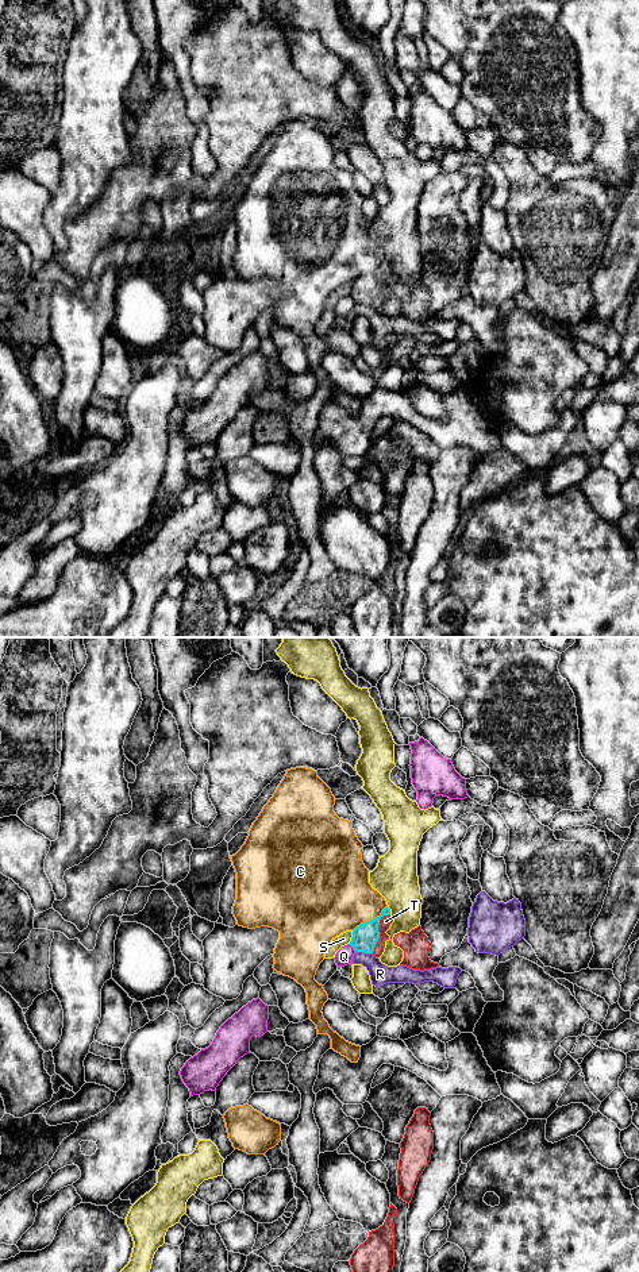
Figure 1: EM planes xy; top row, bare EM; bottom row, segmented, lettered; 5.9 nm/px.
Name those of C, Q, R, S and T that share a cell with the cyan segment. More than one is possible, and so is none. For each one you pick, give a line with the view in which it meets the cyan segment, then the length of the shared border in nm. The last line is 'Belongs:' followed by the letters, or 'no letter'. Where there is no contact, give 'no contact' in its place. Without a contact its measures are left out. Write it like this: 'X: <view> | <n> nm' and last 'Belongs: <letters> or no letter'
T: xy | 260 nm
Belongs: T

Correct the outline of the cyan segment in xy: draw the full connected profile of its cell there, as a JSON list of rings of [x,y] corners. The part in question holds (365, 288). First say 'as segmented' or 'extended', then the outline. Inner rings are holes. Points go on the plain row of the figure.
extended | [[[386,258],[380,269],[363,274],[353,282],[350,297],[355,304],[372,305],[380,309],[384,304],[385,293],[389,292],[385,284],[392,274],[393,269],[390,267],[390,261]]]

